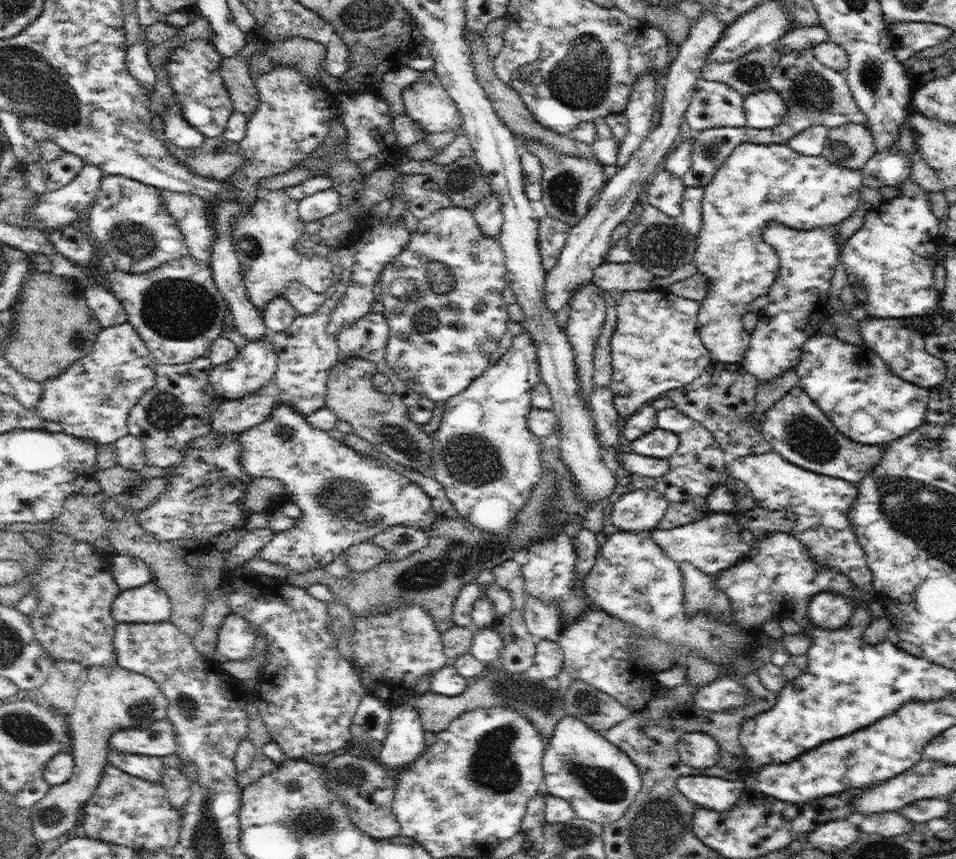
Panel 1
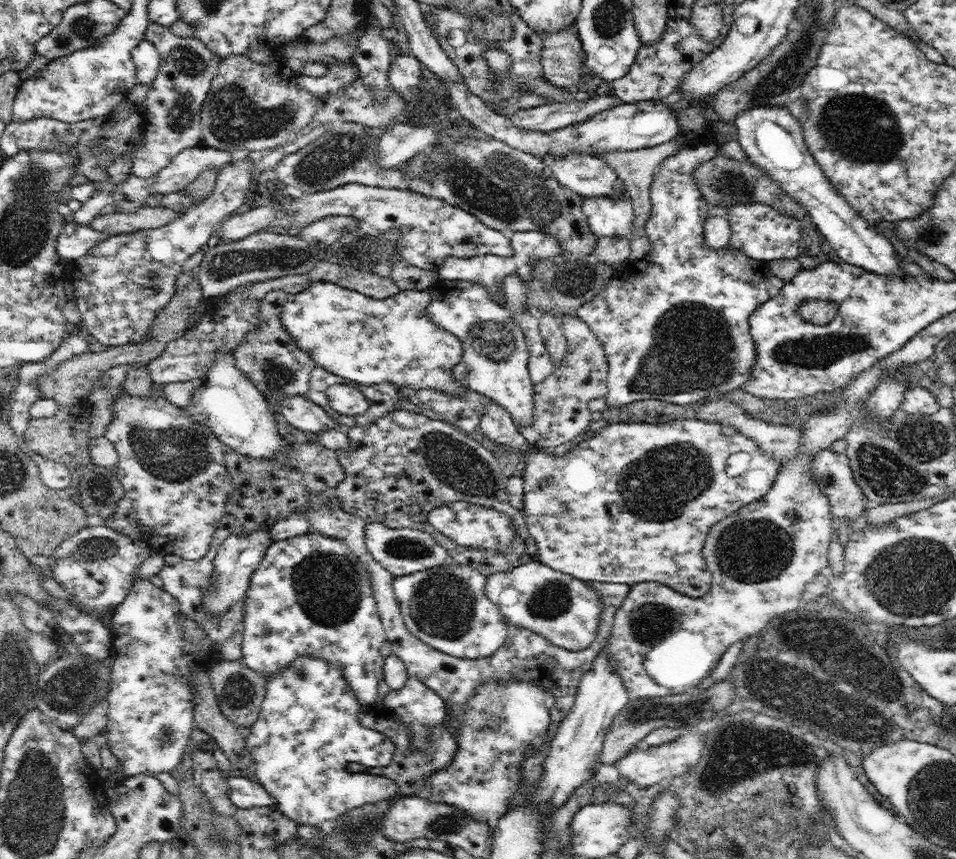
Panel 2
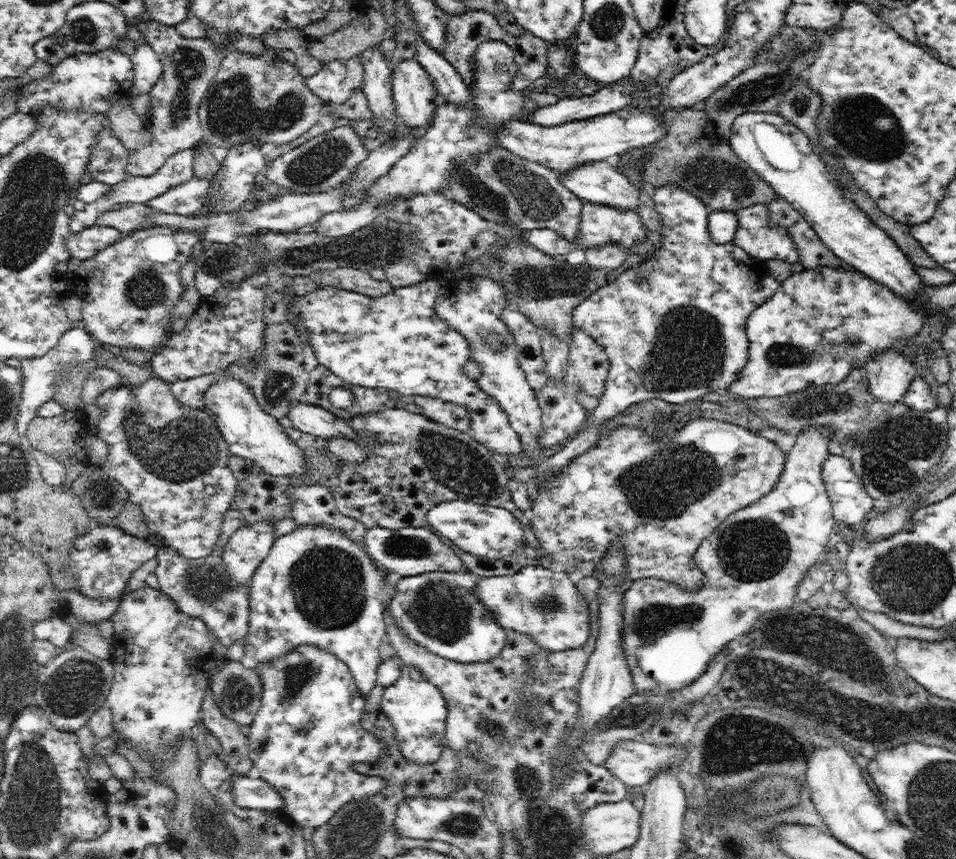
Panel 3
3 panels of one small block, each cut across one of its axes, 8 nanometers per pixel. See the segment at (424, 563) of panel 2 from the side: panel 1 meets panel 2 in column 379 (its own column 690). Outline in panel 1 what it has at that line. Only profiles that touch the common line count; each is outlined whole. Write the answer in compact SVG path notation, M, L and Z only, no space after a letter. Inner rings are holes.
M712 513L702 518L670 530L652 530L652 539L664 553L673 561L680 564L688 561L696 565L700 571L716 576L746 558L756 542L756 538L748 527L742 525L734 516L728 513Z

